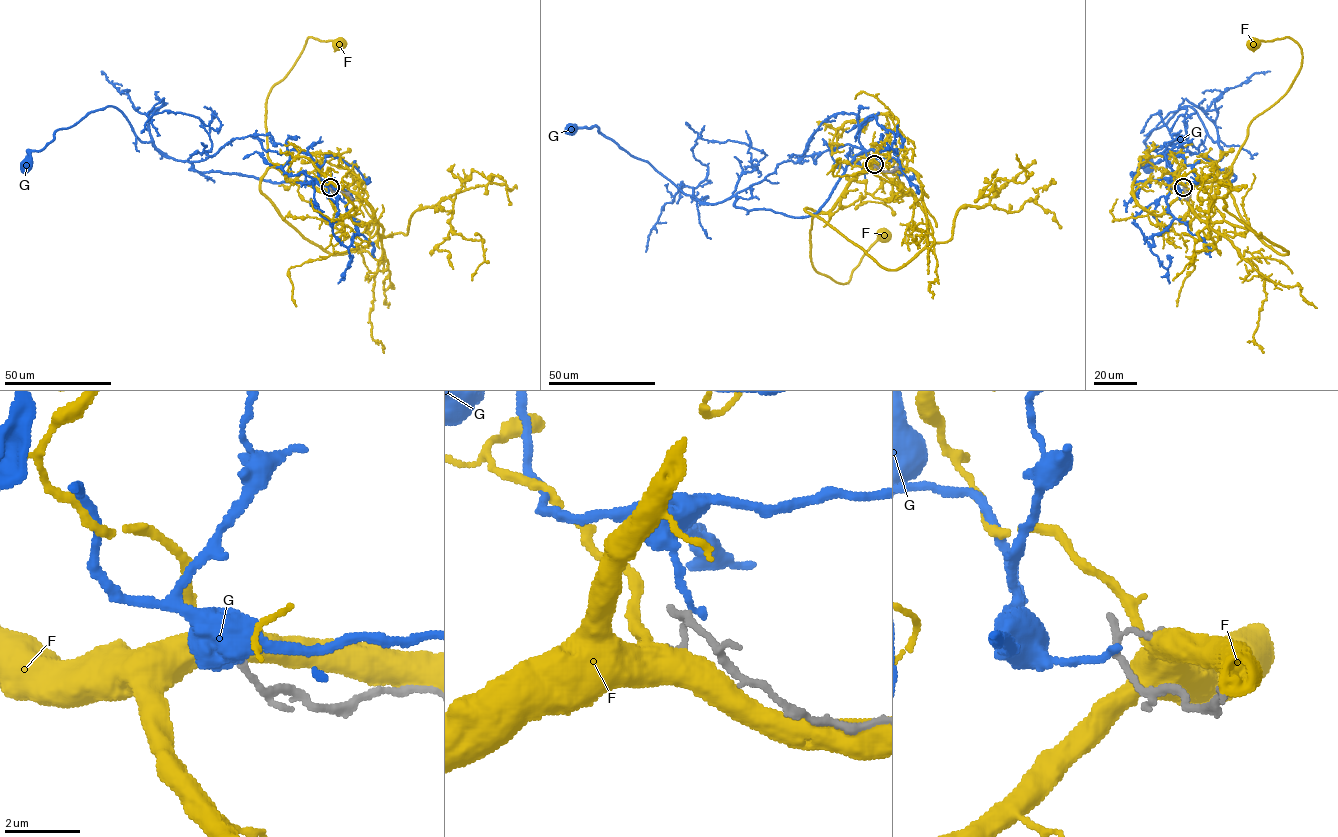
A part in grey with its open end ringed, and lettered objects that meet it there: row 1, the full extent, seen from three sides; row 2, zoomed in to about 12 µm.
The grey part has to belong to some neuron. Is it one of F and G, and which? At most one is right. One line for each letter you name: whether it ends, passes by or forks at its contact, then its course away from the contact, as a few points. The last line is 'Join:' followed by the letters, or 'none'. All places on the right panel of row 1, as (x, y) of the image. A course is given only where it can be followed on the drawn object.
Join: none

